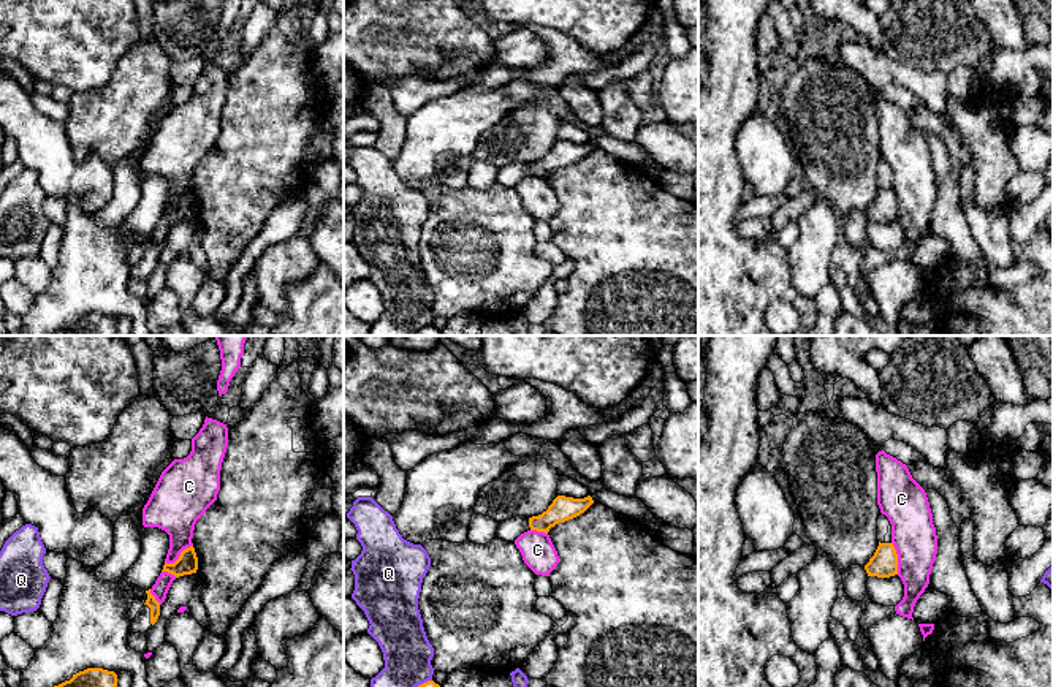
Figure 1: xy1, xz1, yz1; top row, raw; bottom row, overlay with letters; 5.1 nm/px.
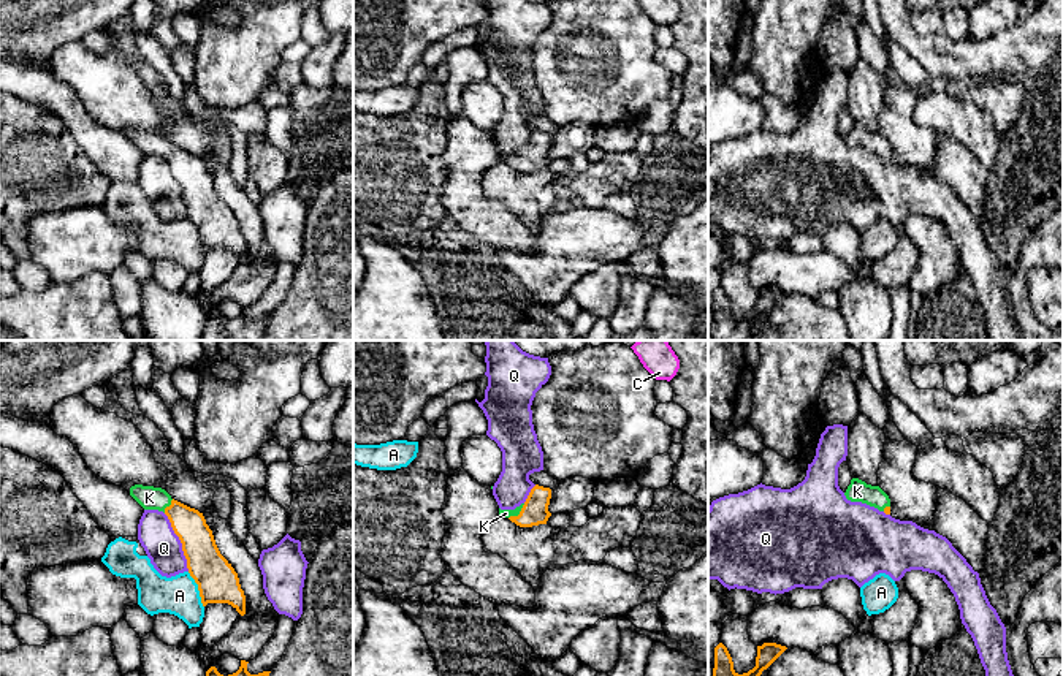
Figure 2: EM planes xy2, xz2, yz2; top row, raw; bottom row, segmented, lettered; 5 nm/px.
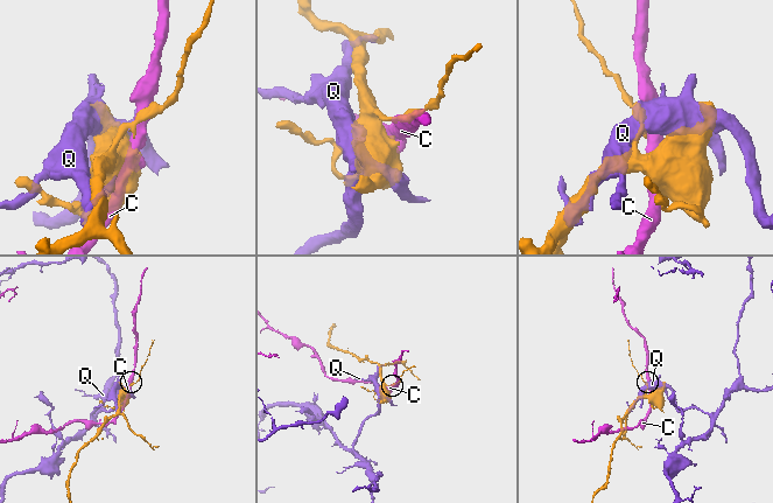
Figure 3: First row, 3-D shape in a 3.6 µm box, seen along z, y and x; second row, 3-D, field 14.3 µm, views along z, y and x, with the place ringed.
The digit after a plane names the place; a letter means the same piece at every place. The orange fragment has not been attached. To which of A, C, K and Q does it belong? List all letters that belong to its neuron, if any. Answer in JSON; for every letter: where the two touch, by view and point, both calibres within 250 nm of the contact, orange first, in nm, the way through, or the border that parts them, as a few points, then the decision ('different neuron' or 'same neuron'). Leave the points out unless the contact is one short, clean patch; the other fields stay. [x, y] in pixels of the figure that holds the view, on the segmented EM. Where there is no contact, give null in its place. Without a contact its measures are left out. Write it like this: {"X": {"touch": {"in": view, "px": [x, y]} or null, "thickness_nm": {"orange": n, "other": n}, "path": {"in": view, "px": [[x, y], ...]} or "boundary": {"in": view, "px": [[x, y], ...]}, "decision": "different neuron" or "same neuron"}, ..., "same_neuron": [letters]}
{"A": {"touch": {"in": "xy2", "px": [198, 589]}, "thickness_nm": {"orange": 200, "other": 200}, "boundary": {"in": "xy2", "px": [[187, 572], [197, 584], [203, 607]]}, "decision": "different neuron"}, "C": {"touch": {"in": "yz1", "px": [897, 557]}, "thickness_nm": {"orange": 140, "other": 220}, "decision": "different neuron"}, "K": {"touch": {"in": "xz2", "px": [520, 513]}, "thickness_nm": {"orange": 140, "other": 50}, "path": {"in": "xz2", "px": [[534, 512], [520, 513], [506, 513]]}, "decision": "same neuron"}, "Q": {"touch": {"in": "xy2", "px": [181, 542]}, "thickness_nm": {"orange": 200, "other": 180}, "decision": "different neuron"}, "same_neuron": ["K"]}

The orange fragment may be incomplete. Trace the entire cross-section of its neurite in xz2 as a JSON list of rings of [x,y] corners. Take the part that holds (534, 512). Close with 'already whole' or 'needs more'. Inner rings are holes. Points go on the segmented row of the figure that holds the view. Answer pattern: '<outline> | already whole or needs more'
[[[535,484],[526,502],[515,510],[501,510],[499,515],[509,518],[520,527],[532,527],[539,524],[547,524],[551,513],[548,511],[551,499],[551,489]]] | needs more

